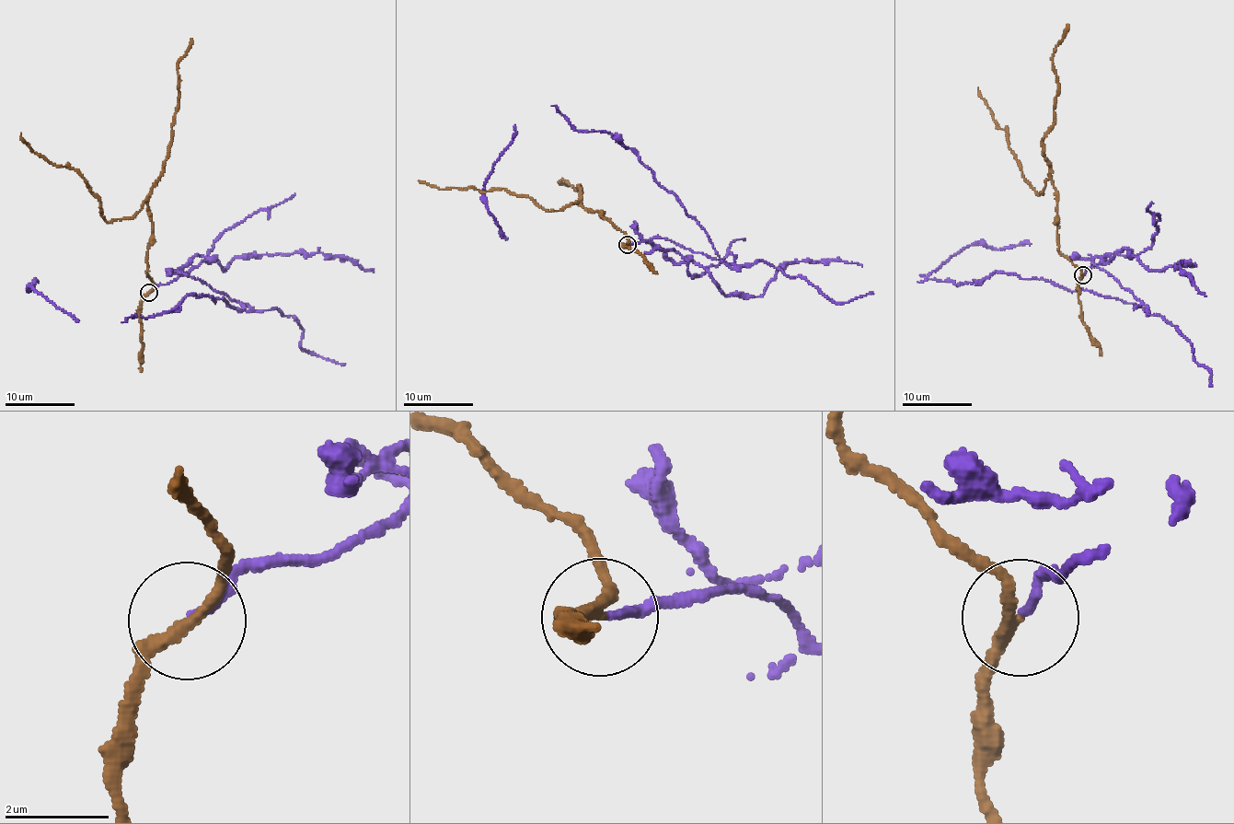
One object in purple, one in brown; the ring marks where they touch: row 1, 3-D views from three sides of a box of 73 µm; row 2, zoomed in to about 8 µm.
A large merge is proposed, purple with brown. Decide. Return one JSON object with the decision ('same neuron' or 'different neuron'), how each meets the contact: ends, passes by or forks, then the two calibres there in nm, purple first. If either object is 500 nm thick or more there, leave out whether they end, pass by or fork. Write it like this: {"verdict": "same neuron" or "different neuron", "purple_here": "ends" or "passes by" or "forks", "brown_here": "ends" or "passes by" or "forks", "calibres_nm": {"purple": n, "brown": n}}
{"verdict": "different neuron", "purple_here": "ends", "brown_here": "passes by", "calibres_nm": {"purple": 140, "brown": 220}}

